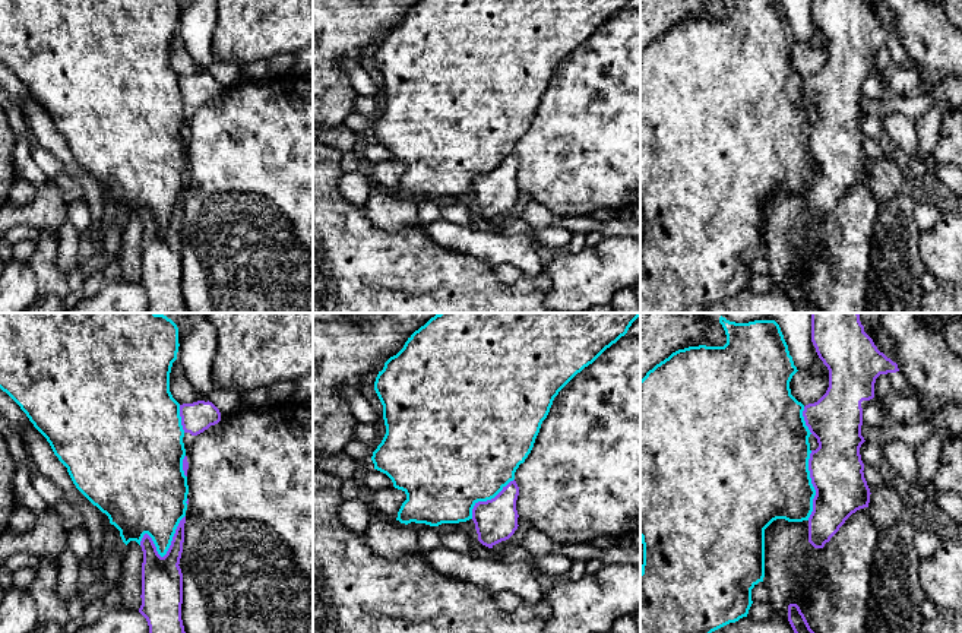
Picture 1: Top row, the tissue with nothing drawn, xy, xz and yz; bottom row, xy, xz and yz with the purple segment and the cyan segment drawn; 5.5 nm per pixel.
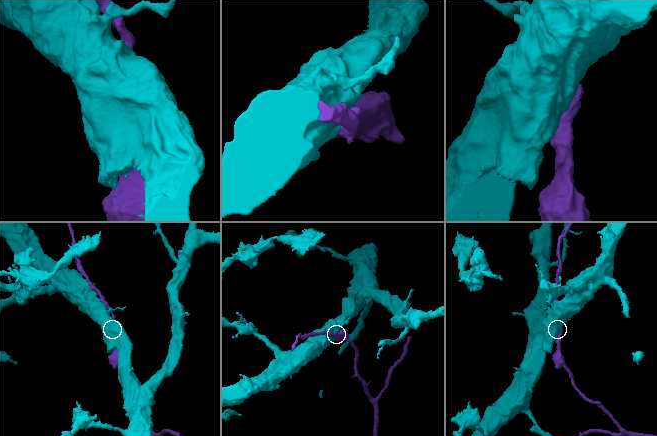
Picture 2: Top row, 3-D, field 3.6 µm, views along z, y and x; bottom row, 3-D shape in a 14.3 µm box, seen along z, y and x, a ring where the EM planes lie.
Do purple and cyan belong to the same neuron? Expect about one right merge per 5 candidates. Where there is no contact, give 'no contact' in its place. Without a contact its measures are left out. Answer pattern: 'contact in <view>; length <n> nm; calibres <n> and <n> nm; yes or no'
contact in xy; length 300 nm; calibres 220 and 280 nm; no

